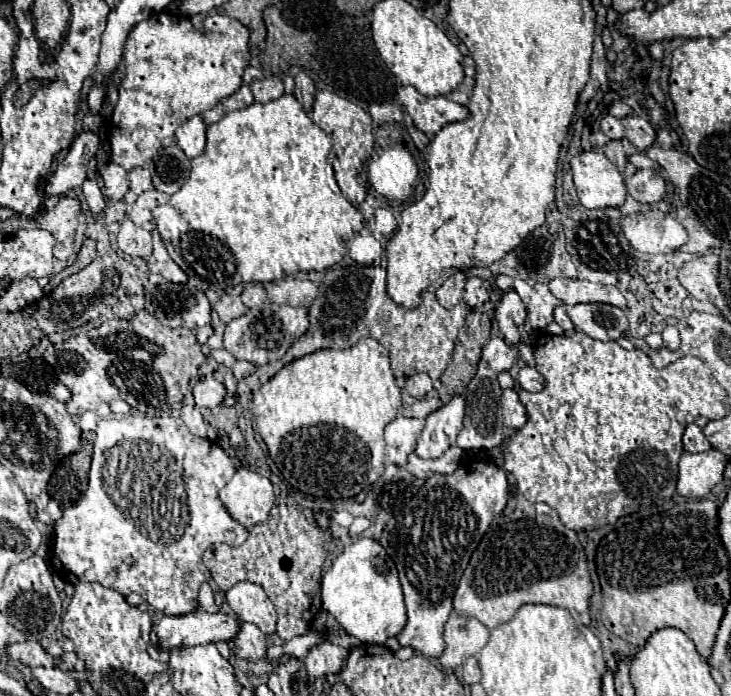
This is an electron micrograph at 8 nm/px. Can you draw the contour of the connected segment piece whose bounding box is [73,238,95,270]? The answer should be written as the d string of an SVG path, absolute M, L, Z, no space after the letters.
M87 238L87 240L83 242L83 246L81 246L81 252L77 254L77 260L75 260L73 268L75 268L75 270L85 268L93 258L95 258L95 242L93 242L91 238Z

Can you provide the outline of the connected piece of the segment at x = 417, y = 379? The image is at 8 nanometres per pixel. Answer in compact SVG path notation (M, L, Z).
M415 374L415 376L407 378L405 388L413 398L423 398L433 390L433 380L427 374Z

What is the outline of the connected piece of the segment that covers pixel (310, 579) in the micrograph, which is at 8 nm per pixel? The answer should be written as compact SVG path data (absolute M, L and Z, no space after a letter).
M282 503L272 507L265 524L249 530L249 538L241 546L213 544L205 550L203 560L221 590L229 590L241 580L263 586L279 616L277 636L291 640L293 636L305 634L309 622L321 610L321 568L329 544L329 538L323 538L321 528L309 524L300 507Z

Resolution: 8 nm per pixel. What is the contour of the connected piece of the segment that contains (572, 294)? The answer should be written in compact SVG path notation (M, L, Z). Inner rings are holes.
M555 278L549 282L549 290L563 300L565 304L611 304L621 310L627 308L625 296L615 286L593 284L587 280L571 280L571 278Z

